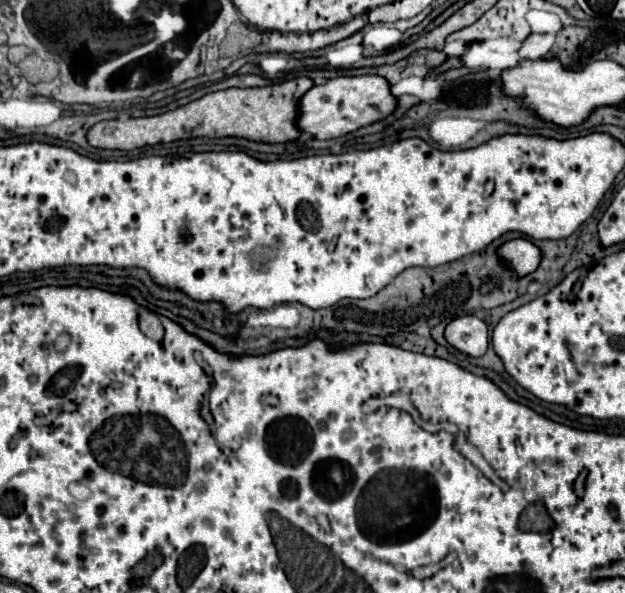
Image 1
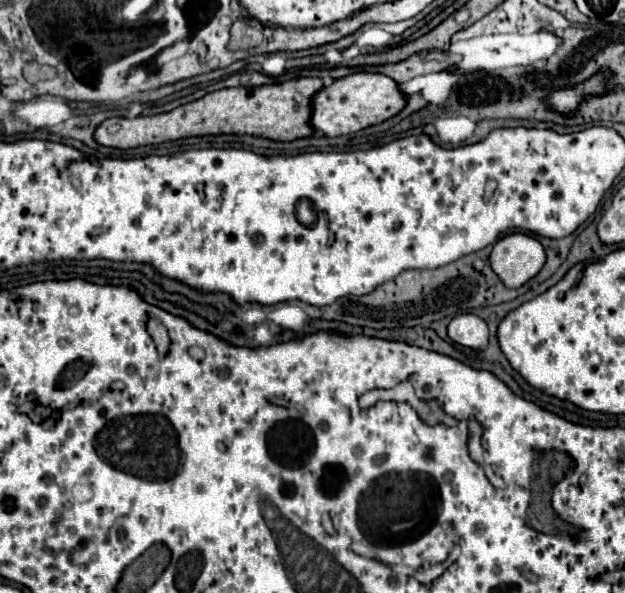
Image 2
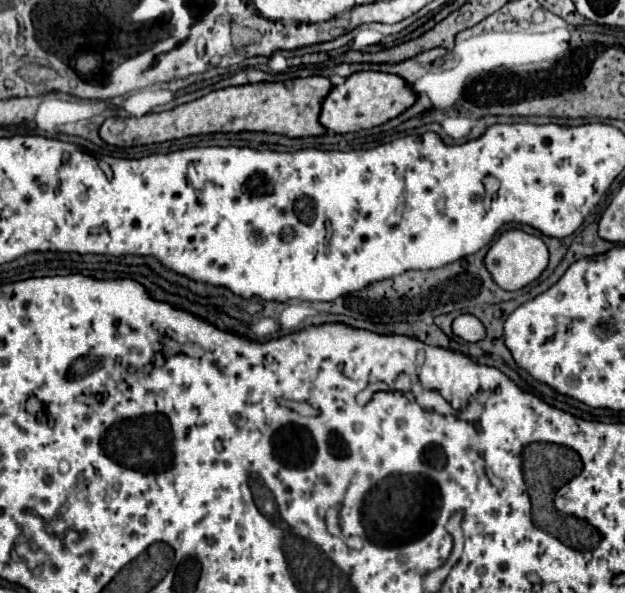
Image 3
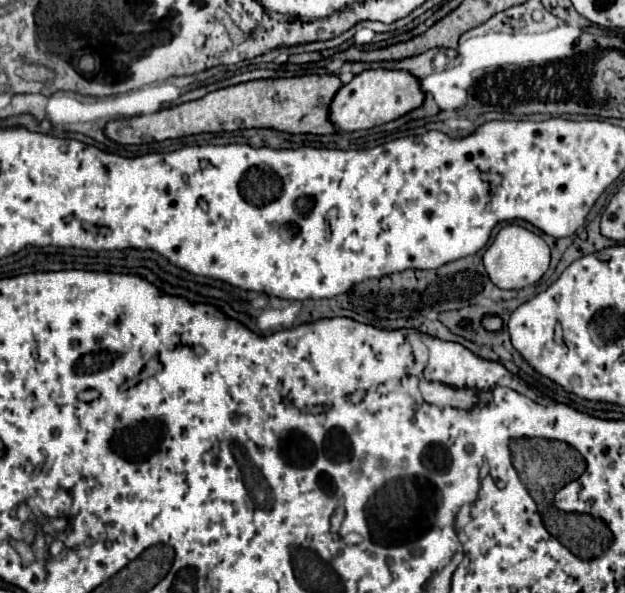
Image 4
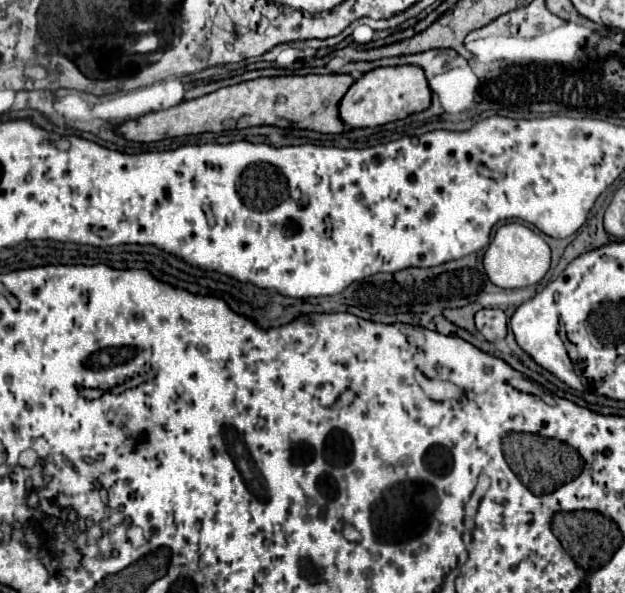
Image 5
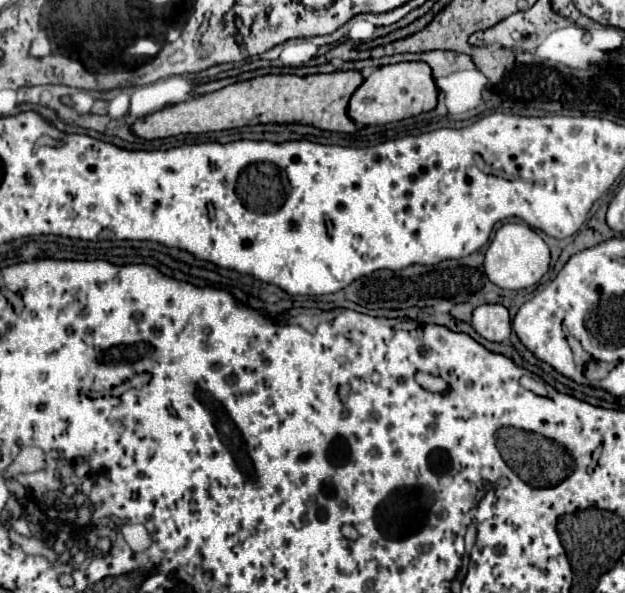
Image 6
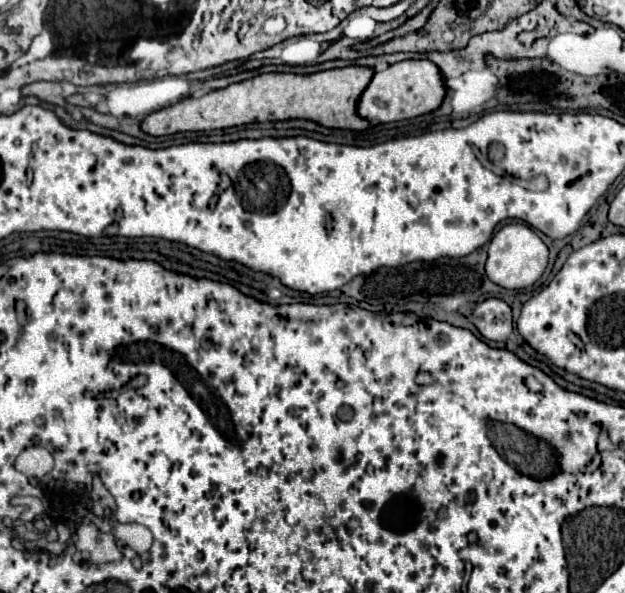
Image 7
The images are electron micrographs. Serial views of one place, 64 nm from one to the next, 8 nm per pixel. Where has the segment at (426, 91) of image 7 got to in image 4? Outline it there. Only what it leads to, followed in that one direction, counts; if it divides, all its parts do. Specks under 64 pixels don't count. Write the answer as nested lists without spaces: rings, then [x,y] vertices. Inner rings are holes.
[[[364,70],[356,74],[348,84],[338,90],[338,96],[330,102],[330,122],[344,132],[374,128],[396,120],[424,102],[420,80],[400,70]]]

